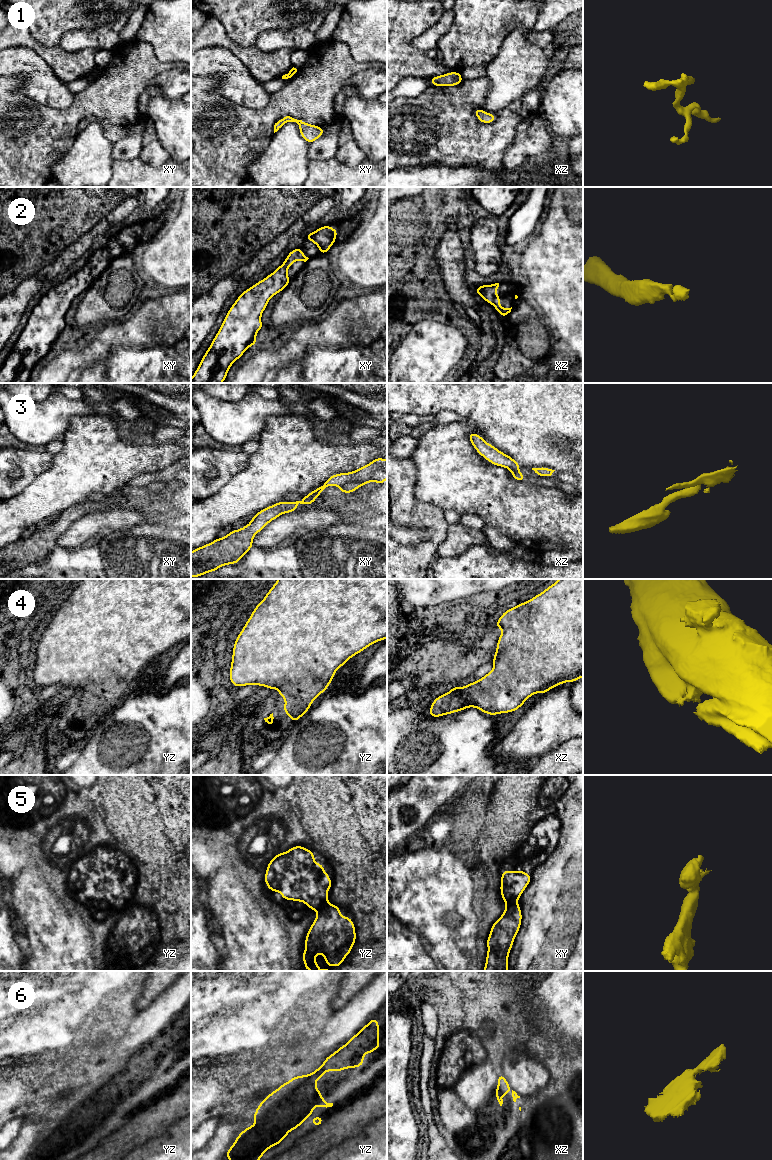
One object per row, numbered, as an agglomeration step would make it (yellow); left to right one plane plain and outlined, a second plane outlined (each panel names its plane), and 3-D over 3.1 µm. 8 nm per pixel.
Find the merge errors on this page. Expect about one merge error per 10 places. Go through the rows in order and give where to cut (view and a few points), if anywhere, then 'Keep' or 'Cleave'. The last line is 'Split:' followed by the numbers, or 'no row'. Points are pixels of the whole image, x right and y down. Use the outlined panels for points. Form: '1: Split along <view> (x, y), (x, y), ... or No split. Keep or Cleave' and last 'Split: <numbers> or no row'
1: No split. Keep
2: No split. Keep
3: No split. Keep
4: No split. Keep
5: Split along yz (326, 901), (318, 911). Cleave
6: No split. Keep
Split: 5

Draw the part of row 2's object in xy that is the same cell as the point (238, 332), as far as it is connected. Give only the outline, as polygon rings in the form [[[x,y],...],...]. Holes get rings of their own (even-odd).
[[[301,248],[292,250],[273,273],[265,277],[263,280],[254,284],[252,287],[245,290],[229,309],[222,326],[213,339],[210,347],[204,354],[198,368],[196,369],[191,383],[222,383],[227,376],[231,365],[238,360],[244,352],[257,343],[256,334],[264,328],[261,322],[261,315],[267,307],[268,301],[277,293],[290,284],[290,278],[287,275],[287,270],[296,260],[306,262],[309,258],[306,257]]]

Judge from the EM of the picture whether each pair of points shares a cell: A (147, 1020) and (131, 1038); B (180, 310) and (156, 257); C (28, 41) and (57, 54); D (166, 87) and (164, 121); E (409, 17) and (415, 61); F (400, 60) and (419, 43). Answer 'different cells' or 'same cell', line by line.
A: same cell
B: different cells
C: same cell
D: different cells
E: same cell
F: different cells

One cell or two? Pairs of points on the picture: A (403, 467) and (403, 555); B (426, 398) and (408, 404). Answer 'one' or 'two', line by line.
A: one
B: one

